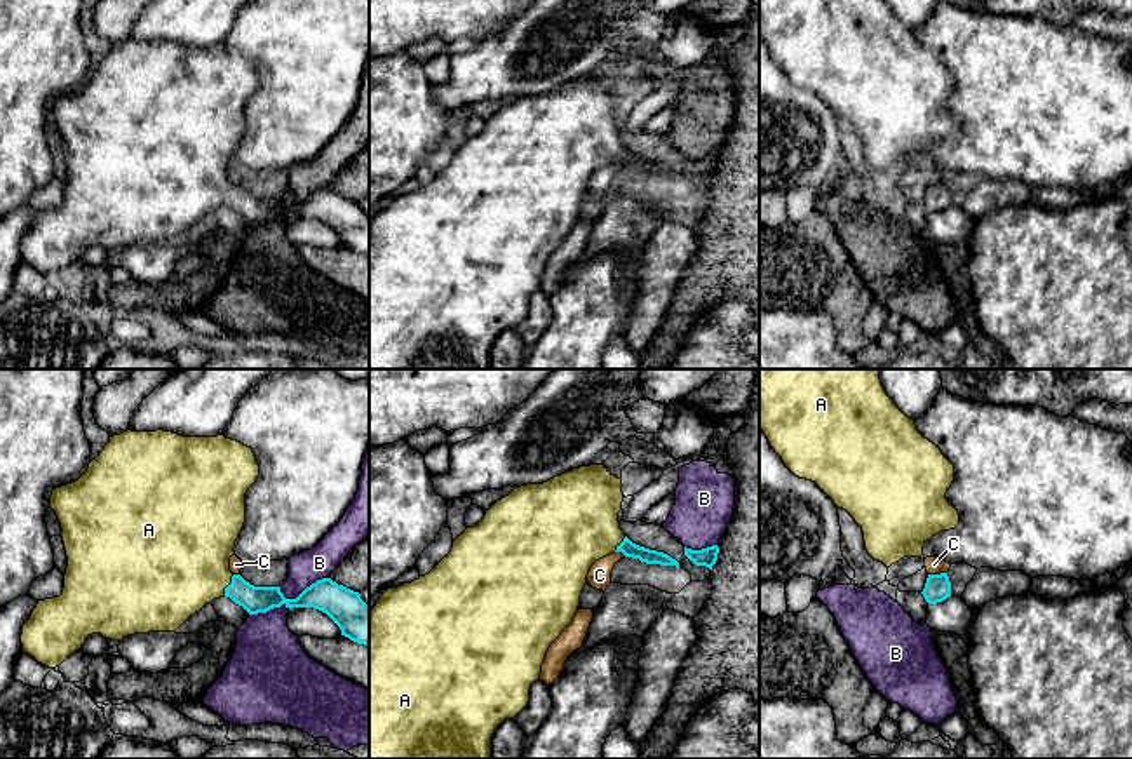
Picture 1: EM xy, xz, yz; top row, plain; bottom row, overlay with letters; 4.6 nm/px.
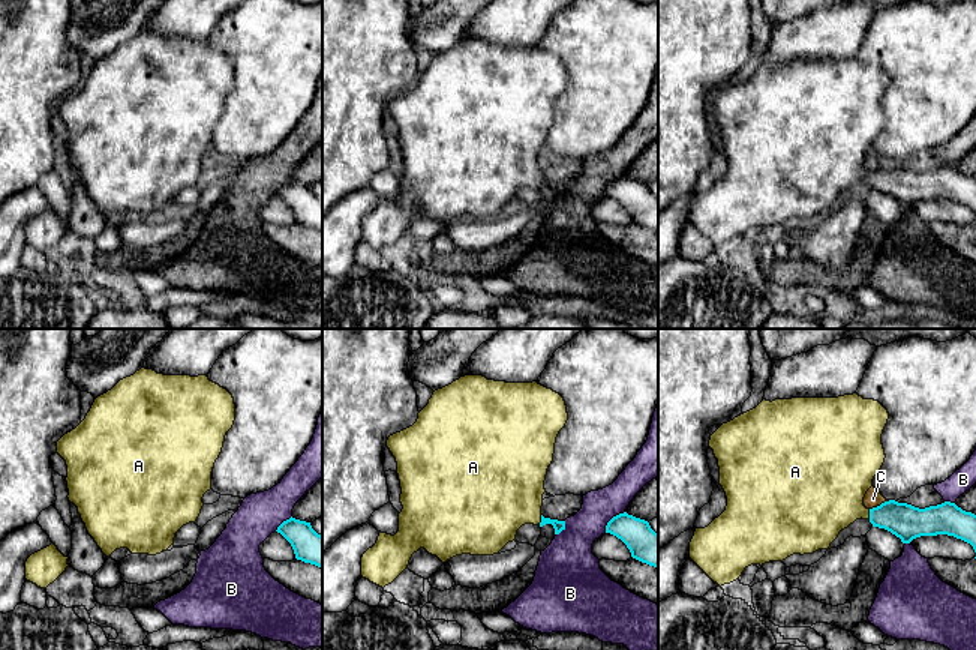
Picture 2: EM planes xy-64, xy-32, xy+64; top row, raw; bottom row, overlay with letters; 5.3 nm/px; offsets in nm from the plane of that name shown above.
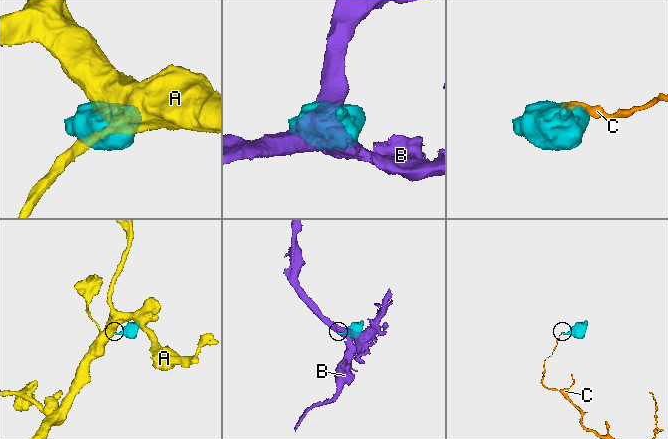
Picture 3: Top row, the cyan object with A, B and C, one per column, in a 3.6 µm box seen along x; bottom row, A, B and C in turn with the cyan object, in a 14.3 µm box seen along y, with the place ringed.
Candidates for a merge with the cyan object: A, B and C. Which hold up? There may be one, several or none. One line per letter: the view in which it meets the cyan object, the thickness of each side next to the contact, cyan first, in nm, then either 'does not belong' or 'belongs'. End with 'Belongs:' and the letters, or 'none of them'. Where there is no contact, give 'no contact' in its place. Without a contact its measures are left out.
A: contact in xy; calibres 130 and 460 nm; belongs
B: contact in xy; calibres 170 and 150 nm; does not belong
C: contact in yz; calibres 120 and 80 nm; does not belong
Belongs: A

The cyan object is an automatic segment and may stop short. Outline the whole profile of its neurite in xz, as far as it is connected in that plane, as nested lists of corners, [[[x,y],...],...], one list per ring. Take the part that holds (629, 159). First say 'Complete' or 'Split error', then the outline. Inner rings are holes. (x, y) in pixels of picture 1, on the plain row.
Split error. [[[604,75],[580,77],[554,87],[543,94],[515,97],[509,106],[498,110],[484,129],[467,138],[453,151],[451,162],[425,186],[397,198],[388,198],[369,223],[369,369],[491,369],[491,346],[505,331],[514,329],[529,312],[529,298],[540,291],[542,273],[550,254],[571,235],[580,216],[580,205],[587,193],[590,176],[613,164],[639,169],[646,174],[676,176],[670,165],[632,153],[620,139],[622,89],[615,87]]]

